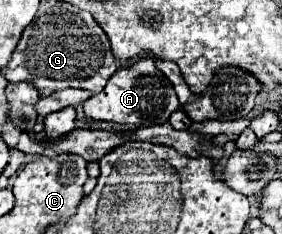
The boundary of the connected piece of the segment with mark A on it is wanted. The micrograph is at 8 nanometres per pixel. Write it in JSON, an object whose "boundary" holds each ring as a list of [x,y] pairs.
{"boundary":[[[144,58],[130,68],[120,68],[110,78],[106,88],[94,94],[84,102],[84,114],[90,120],[106,120],[116,124],[134,124],[134,126],[154,126],[168,120],[166,116],[180,110],[180,102],[176,98],[170,80],[154,66],[152,58]]]}

